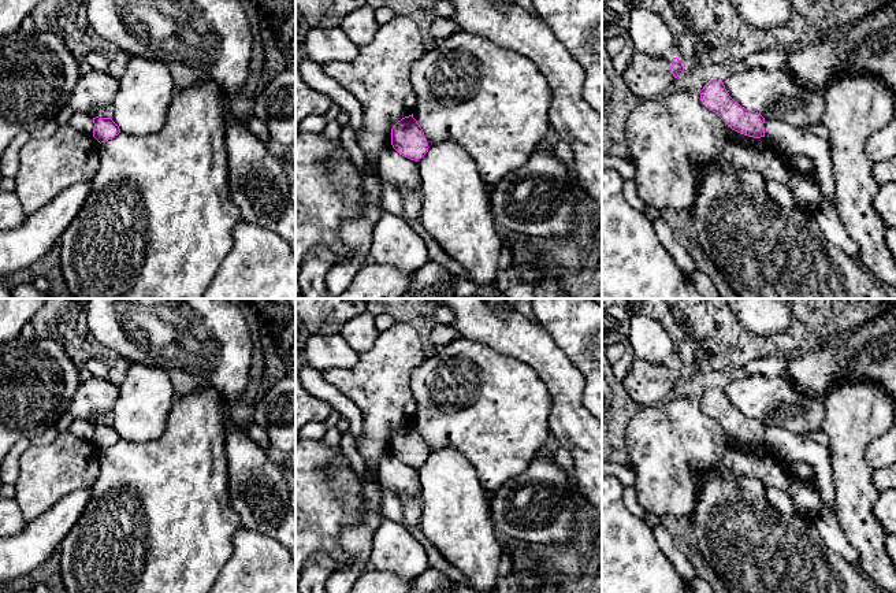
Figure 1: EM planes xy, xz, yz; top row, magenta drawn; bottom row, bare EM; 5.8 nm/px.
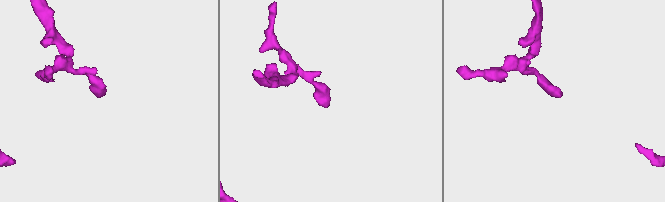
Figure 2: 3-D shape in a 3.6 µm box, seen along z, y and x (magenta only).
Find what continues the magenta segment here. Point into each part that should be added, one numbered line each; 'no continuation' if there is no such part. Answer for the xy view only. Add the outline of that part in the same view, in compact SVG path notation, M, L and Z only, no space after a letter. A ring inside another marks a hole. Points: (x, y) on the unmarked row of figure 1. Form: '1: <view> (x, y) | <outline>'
no continuation

